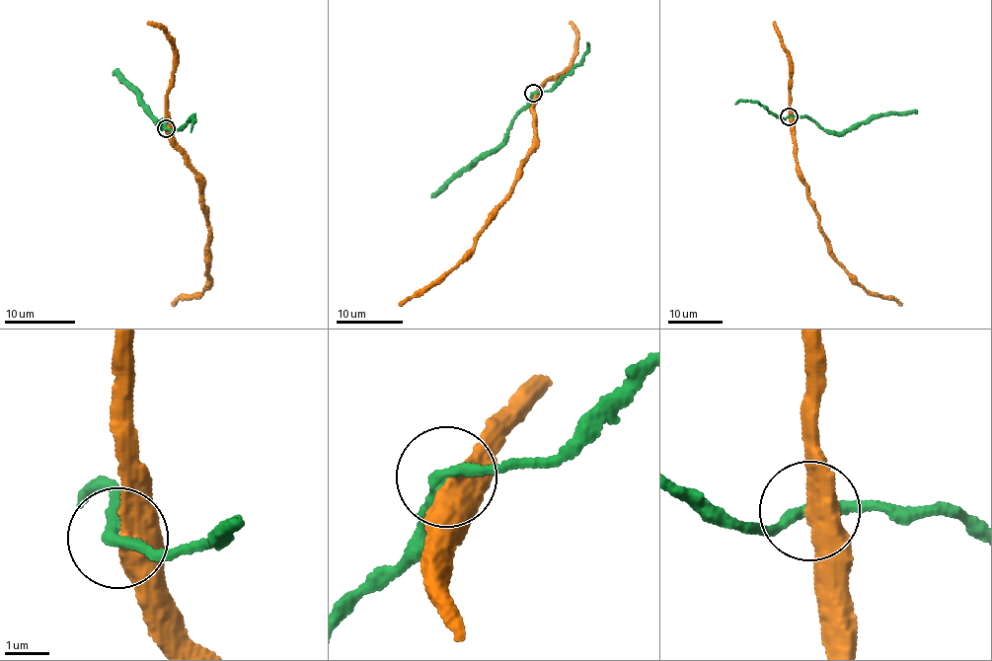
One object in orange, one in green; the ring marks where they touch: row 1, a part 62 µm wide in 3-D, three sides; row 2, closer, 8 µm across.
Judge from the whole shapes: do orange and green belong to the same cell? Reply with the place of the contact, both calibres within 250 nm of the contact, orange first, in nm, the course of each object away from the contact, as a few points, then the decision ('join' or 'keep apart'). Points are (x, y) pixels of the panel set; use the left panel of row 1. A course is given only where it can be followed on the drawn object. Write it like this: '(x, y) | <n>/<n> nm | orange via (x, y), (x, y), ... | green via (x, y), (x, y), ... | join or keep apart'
(166, 128) | 440/240 nm | orange via (165, 128), (172, 146), (184, 155), (185, 163), (196, 174), (208, 224), (209, 288), (172, 302) | green via (165, 128), (165, 119), (160, 122), (160, 127), (163, 124), (148, 113), (137, 93), (117, 72), (114, 74) | keep apart

